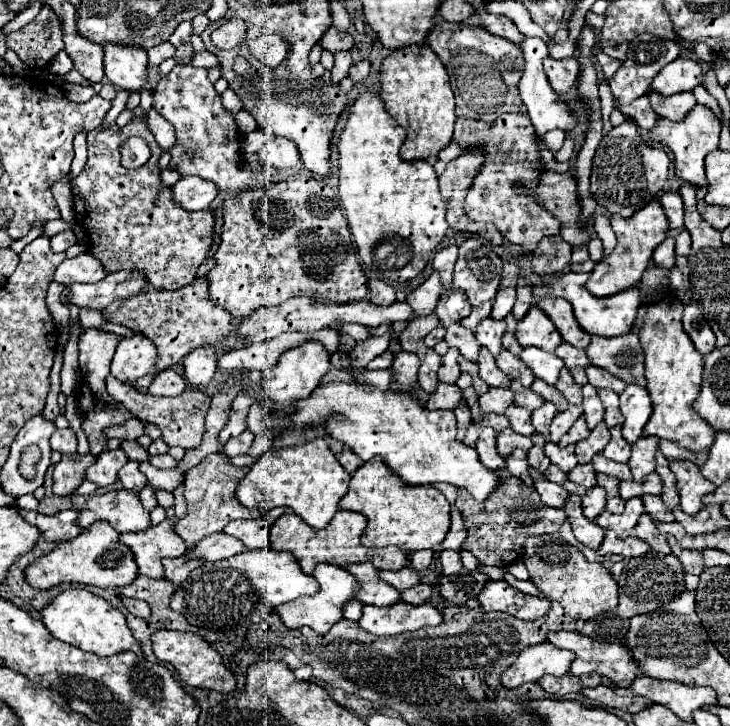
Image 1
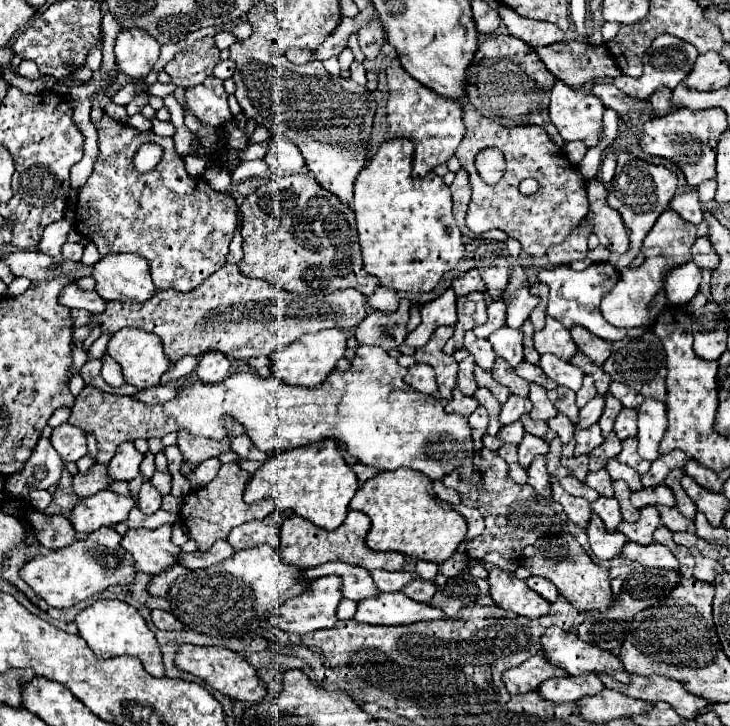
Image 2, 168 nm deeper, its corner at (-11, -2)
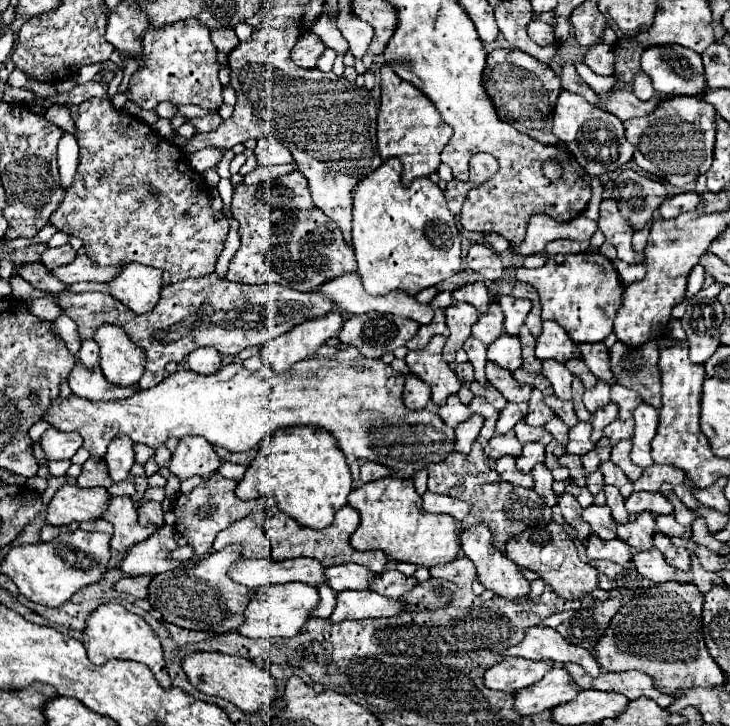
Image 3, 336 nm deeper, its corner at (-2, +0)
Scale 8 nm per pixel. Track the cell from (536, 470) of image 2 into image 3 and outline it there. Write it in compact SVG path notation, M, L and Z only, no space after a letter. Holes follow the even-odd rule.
M544 463L534 465L532 477L534 477L534 491L544 499L546 505L554 507L554 505L556 505L556 495L554 495L554 491L552 491L554 479L552 479L550 471L546 469L546 465L544 465Z

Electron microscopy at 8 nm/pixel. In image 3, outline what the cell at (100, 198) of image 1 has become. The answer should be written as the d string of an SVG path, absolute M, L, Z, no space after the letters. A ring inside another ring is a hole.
M88 99L80 103L76 127L80 145L78 173L74 183L66 189L60 207L50 217L50 223L54 223L58 231L80 237L86 255L98 265L150 265L162 271L166 285L212 273L224 247L228 219L222 211L212 209L210 187L204 175L190 167L182 149L160 137L138 117L114 109L108 99Z

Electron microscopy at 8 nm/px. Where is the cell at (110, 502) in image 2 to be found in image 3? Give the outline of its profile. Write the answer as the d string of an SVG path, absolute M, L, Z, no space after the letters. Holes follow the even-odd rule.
M64 483L48 505L46 521L50 525L84 523L102 517L110 505L110 493L102 487L80 489L72 483Z

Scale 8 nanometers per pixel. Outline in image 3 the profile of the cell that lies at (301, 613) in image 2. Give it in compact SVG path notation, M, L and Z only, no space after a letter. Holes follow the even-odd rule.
M286 583L286 585L268 585L266 595L260 601L260 591L254 591L254 597L246 605L244 623L238 627L238 633L246 637L294 637L300 633L302 625L312 617L312 609L318 607L320 595L318 589L306 583Z

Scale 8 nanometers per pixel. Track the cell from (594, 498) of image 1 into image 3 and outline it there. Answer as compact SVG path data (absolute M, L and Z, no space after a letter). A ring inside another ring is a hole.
M590 505L582 511L582 517L598 537L602 537L602 539L614 539L616 537L616 521L610 515L610 507Z

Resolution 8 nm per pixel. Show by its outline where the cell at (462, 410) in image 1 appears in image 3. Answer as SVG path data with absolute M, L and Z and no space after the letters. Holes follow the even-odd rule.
M472 415L468 421L456 425L456 451L460 453L468 453L472 447L472 441L478 437L480 429L482 429L484 419L480 415Z

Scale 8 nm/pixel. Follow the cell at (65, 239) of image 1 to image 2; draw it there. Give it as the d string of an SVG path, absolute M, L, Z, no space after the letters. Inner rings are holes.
M65 243L63 249L61 249L63 257L67 259L73 259L73 261L79 261L81 255L83 255L83 245L81 243Z

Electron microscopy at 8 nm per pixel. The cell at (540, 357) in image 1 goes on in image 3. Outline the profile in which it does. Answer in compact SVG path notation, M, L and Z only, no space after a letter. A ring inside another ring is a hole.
M546 359L546 361L542 361L540 373L552 383L554 393L560 399L570 399L570 385L572 385L574 375L566 369L566 365L562 365L562 363L554 361L554 359Z

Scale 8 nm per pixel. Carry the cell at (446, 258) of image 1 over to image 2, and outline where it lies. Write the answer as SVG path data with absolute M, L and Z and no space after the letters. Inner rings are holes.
M471 269L463 277L455 279L453 281L453 291L455 291L457 297L463 297L463 295L467 295L471 291L481 291L483 293L485 291L485 285L483 285L483 279L479 277L479 271L477 269Z

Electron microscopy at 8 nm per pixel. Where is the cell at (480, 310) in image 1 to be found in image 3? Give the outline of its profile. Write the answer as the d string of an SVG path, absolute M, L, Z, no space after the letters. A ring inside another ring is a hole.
M496 301L490 303L490 305L488 305L488 311L482 313L480 319L474 323L472 335L474 335L476 339L480 339L482 343L488 345L490 341L498 339L498 335L504 333L504 331L502 331L502 319L504 319L504 315L502 315L500 305L498 305Z

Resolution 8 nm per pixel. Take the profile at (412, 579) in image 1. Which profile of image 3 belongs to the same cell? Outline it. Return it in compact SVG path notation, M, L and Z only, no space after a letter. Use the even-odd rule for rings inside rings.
M346 563L346 565L336 565L326 569L328 585L334 591L346 591L346 589L356 589L356 591L366 591L370 589L372 579L376 579L376 573L372 573L366 567L360 567L356 563Z

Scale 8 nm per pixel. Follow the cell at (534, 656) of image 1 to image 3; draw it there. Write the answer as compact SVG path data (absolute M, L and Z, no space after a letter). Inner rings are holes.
M506 657L502 663L496 663L490 667L484 675L486 687L498 689L498 691L508 691L508 693L518 693L524 687L534 685L536 681L550 671L554 663L550 661L530 661L530 659L518 659L518 657Z

